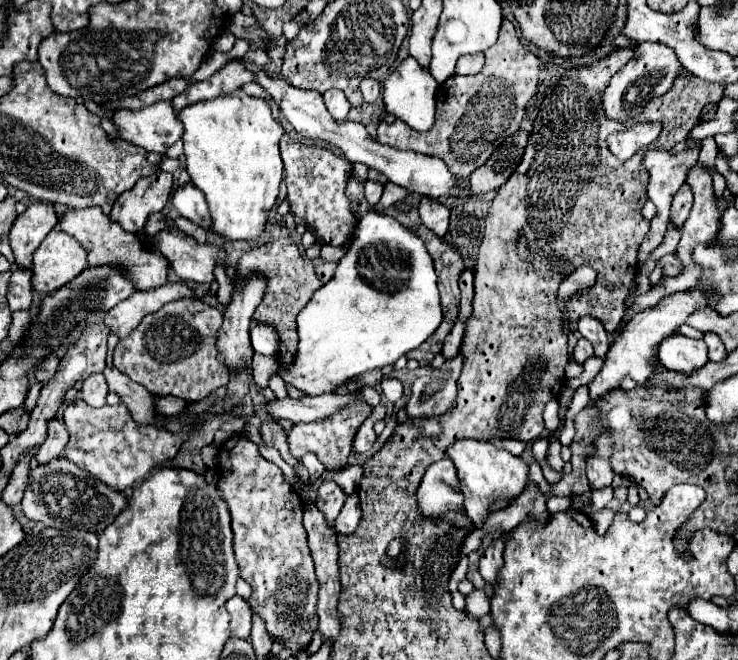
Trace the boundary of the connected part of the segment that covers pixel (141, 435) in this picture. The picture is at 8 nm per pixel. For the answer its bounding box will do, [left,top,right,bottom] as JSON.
[62,400,198,490]

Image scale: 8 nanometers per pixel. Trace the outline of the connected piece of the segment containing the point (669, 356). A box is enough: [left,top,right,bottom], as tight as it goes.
[658,334,708,372]

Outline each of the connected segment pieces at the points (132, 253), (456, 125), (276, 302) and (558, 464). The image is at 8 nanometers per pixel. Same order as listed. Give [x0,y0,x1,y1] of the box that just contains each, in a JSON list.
[[58,206,168,290],[376,20,538,178],[238,238,322,366],[545,432,564,472]]

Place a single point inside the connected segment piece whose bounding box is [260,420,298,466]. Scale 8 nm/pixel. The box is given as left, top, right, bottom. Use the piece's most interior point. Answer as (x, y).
(272, 435)

